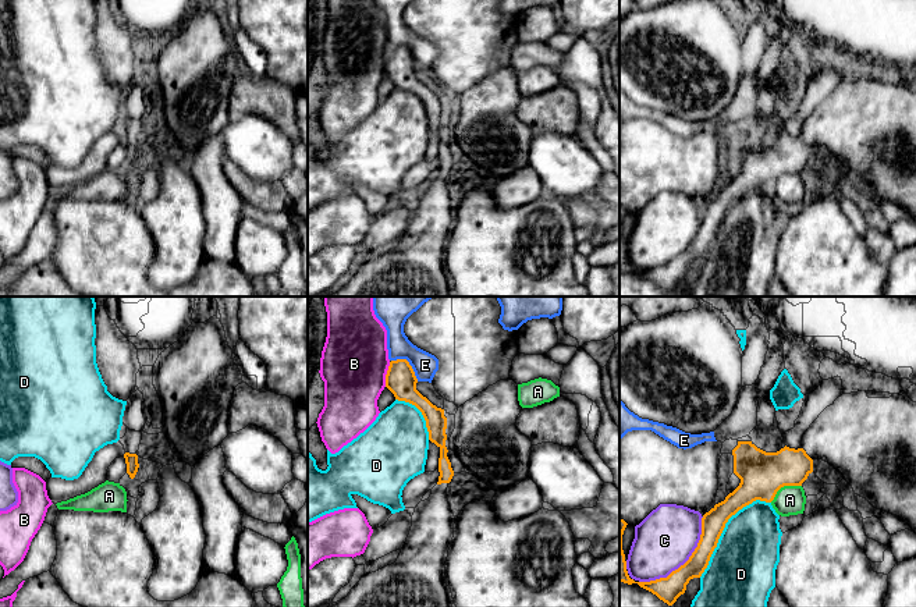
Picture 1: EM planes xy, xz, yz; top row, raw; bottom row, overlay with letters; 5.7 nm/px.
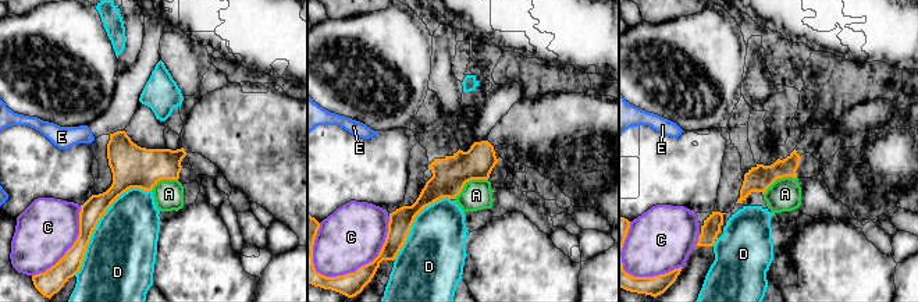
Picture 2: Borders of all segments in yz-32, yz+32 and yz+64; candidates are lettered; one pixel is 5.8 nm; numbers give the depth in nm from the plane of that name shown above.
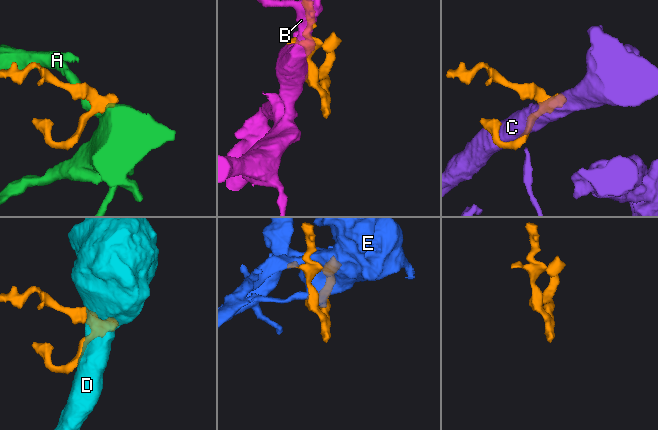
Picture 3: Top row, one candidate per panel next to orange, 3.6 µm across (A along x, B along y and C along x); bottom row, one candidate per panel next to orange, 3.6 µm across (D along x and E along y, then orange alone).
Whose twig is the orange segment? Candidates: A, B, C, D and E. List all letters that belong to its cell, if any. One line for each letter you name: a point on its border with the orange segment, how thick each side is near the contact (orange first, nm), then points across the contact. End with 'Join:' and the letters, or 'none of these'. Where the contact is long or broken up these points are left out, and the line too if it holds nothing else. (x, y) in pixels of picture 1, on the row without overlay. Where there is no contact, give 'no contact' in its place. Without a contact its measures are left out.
Join: none of these

